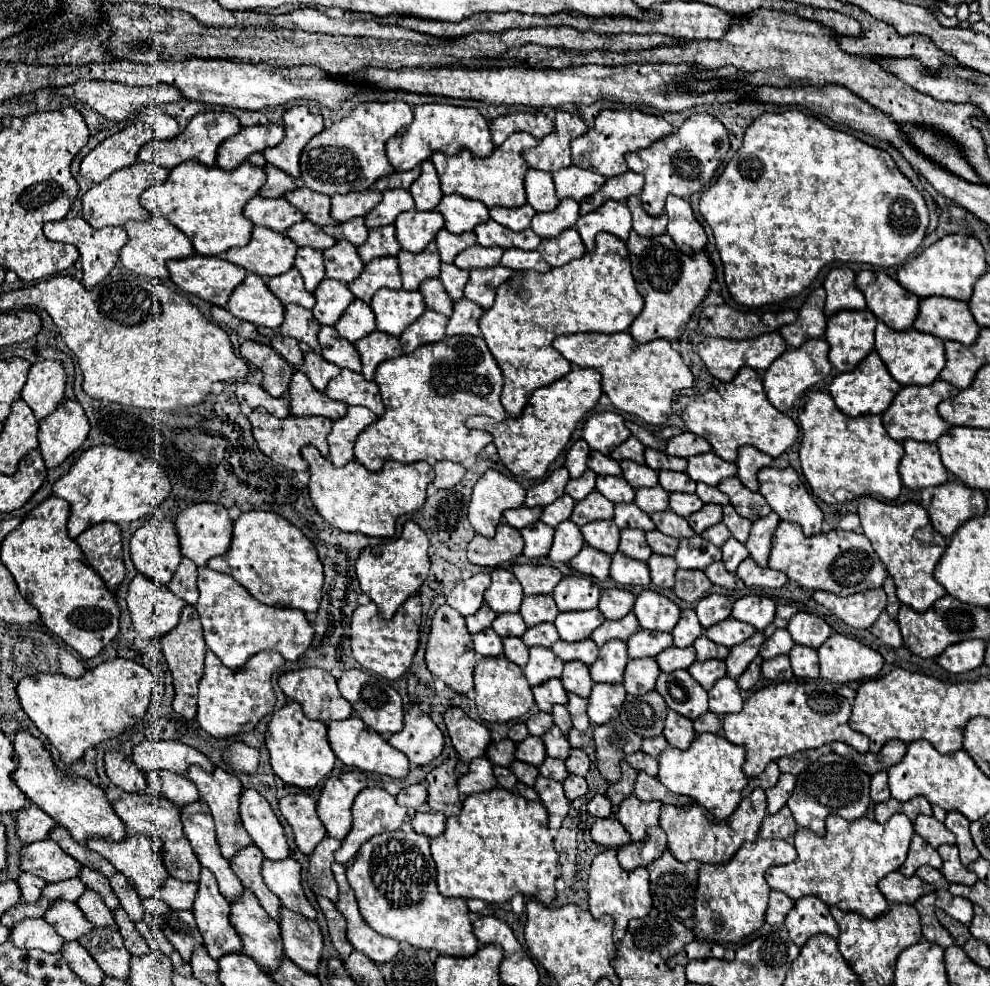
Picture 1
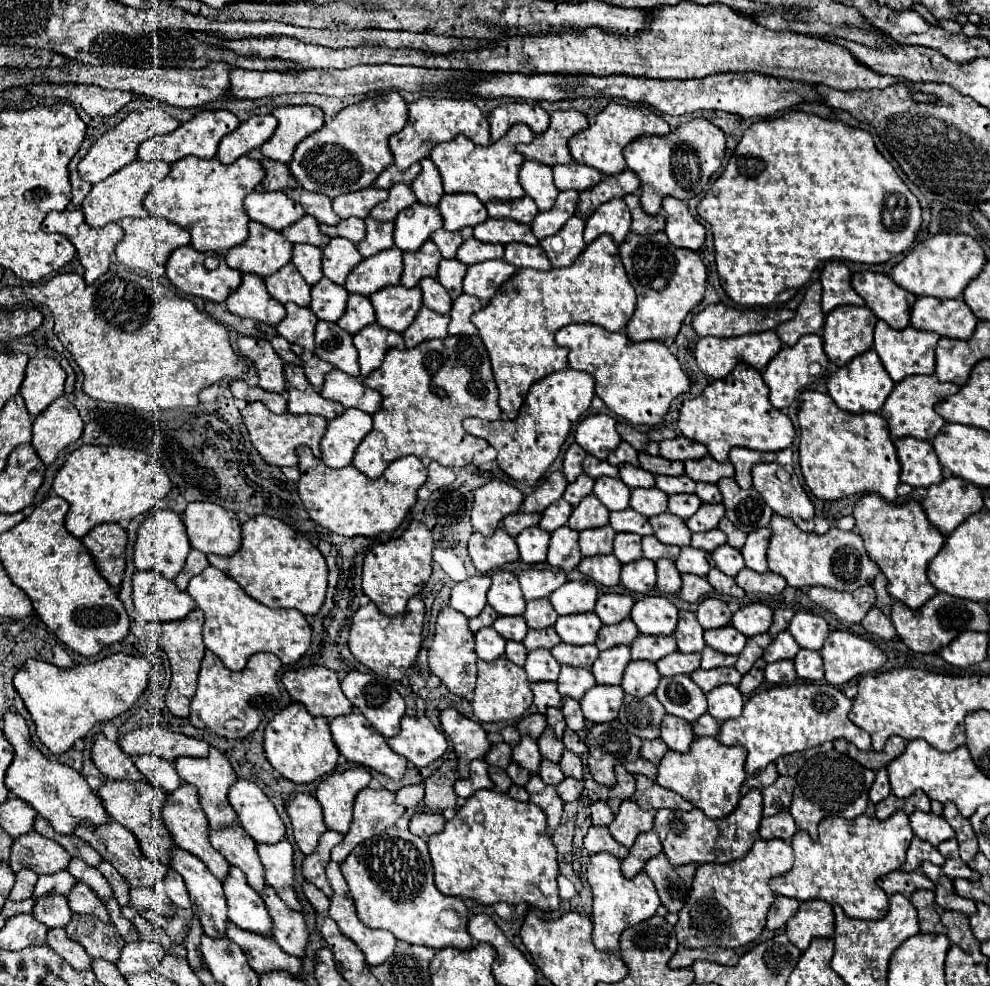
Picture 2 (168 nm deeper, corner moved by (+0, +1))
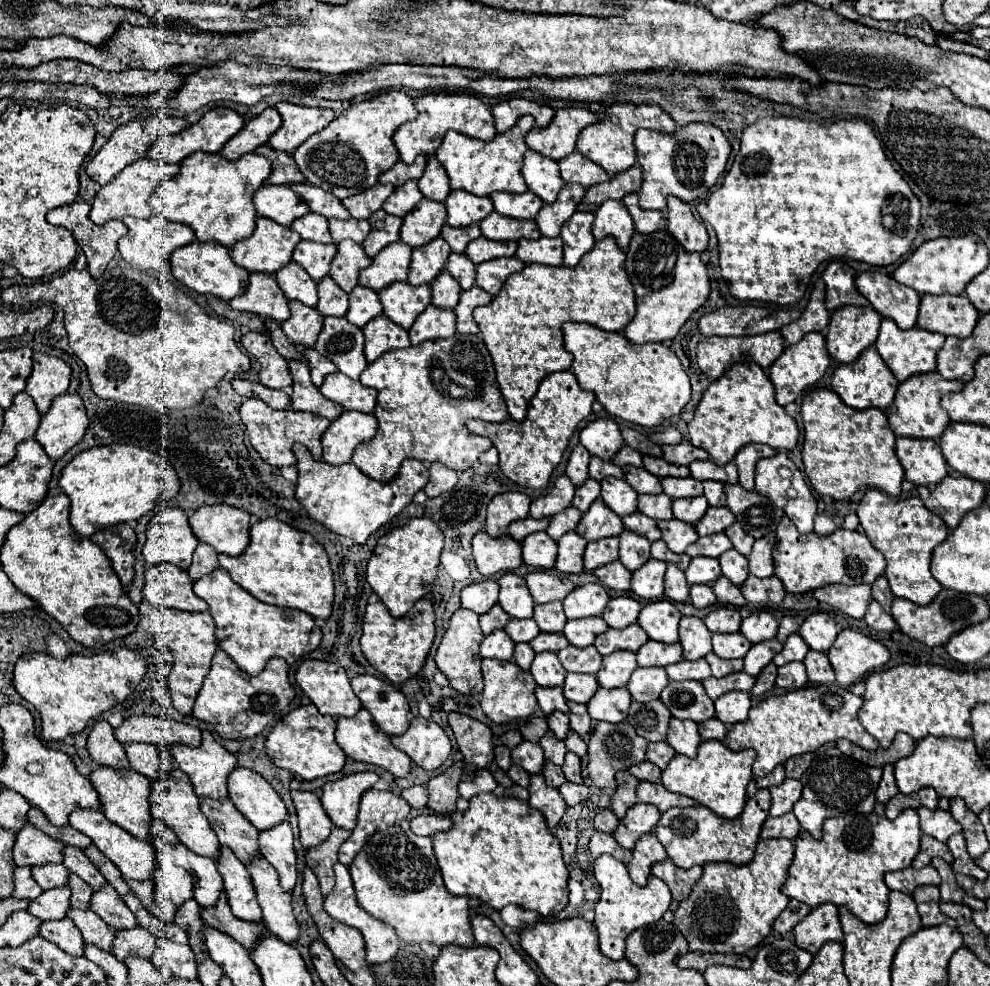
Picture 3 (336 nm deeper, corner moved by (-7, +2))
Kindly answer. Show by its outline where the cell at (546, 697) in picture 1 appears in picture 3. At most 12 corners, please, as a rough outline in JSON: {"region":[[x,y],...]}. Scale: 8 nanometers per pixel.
{"region":[[536,687],[536,699],[546,715],[568,713],[562,687]]}

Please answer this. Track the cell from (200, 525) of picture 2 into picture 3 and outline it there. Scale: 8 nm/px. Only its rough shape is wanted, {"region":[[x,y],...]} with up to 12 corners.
{"region":[[206,505],[190,517],[202,543],[230,557],[250,541],[250,513]]}

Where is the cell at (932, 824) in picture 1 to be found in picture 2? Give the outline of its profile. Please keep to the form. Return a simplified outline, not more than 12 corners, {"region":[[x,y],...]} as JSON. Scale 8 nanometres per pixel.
{"region":[[911,814],[911,828],[933,846],[955,838],[941,816]]}

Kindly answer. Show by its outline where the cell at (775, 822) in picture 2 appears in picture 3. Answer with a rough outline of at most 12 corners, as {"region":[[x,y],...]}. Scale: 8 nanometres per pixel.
{"region":[[794,813],[768,817],[762,839],[794,839],[800,823]]}

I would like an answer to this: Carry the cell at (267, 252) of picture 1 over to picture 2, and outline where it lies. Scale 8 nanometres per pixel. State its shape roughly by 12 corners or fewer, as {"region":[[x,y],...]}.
{"region":[[249,222],[227,250],[229,268],[265,278],[291,262],[281,232]]}

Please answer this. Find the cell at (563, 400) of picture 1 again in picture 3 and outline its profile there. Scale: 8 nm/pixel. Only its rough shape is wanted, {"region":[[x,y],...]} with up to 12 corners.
{"region":[[572,371],[552,373],[524,421],[470,419],[500,469],[546,489],[594,393]]}

